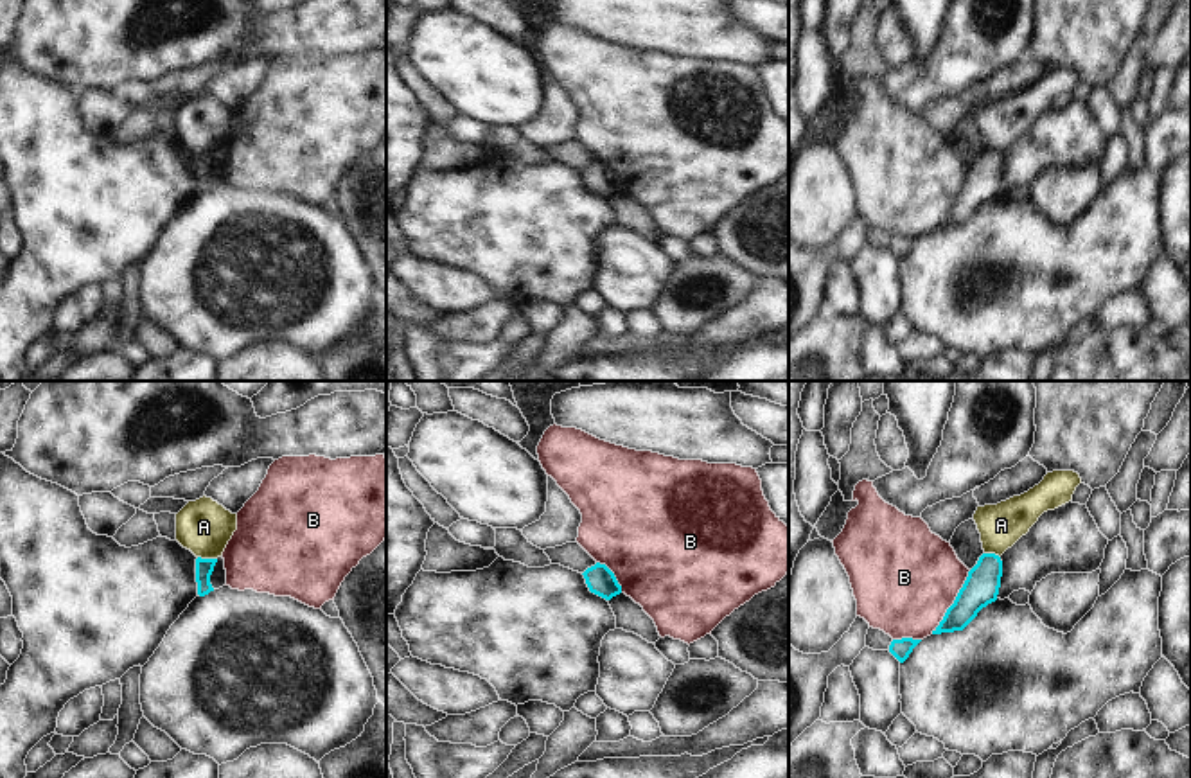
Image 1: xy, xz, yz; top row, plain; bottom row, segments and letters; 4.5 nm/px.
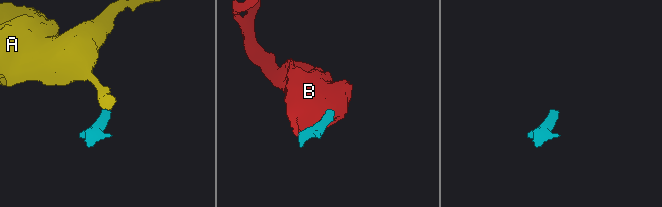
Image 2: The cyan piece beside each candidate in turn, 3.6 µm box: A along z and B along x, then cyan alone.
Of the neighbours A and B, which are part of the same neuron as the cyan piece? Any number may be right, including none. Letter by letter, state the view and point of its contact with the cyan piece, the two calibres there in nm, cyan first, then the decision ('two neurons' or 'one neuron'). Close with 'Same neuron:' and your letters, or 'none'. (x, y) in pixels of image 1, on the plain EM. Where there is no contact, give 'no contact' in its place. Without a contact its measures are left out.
A: meets cyan in xy at (207, 157); 80 nm thick on the cyan side, 240 nm on the other; two neurons
B: meets cyan in yz at (954, 200); 160 nm thick on the cyan side, 480 nm on the other; two neurons
Same neuron: none

